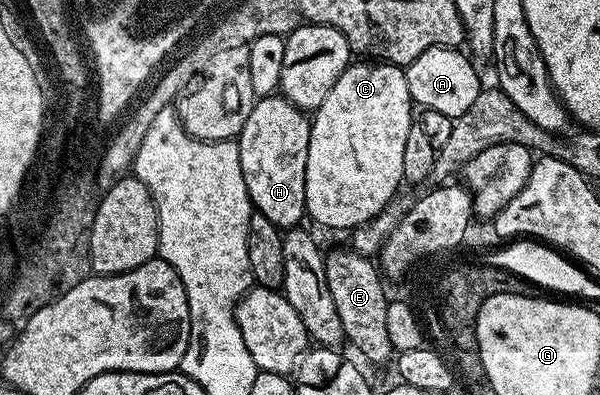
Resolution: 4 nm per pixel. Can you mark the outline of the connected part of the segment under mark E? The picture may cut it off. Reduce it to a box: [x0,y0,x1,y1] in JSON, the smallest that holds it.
[324,250,394,364]

